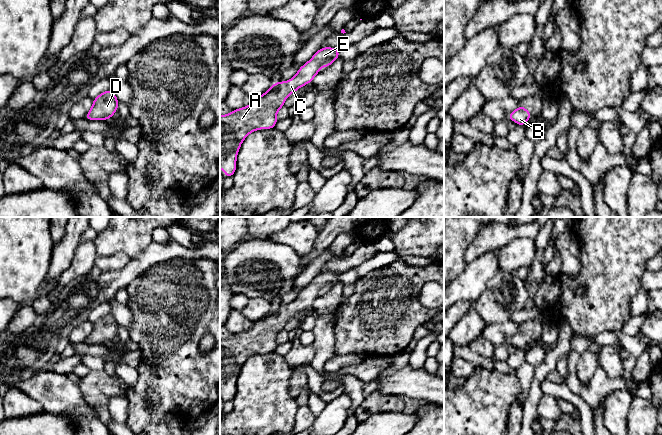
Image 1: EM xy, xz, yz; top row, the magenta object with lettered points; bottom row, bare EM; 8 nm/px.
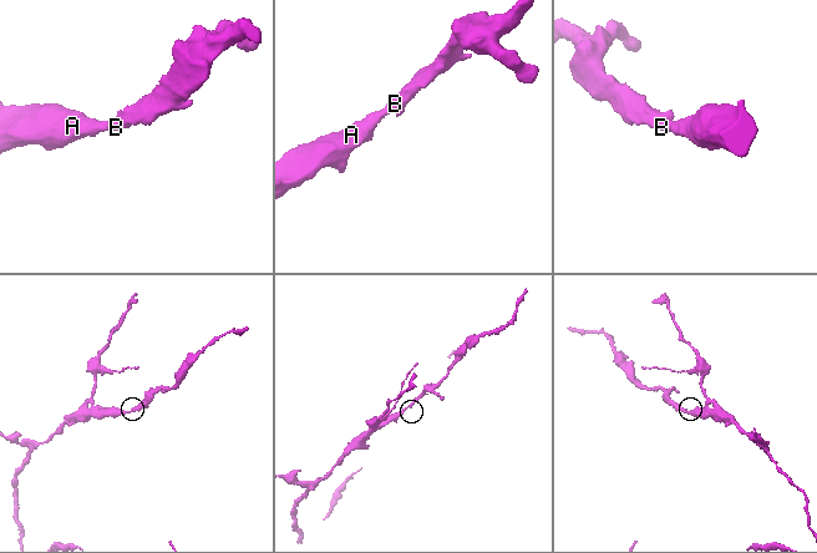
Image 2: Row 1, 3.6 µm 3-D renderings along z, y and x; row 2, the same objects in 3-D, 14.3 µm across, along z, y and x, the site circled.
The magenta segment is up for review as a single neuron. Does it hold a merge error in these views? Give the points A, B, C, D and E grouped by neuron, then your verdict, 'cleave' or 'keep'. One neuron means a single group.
A B C D E; keep

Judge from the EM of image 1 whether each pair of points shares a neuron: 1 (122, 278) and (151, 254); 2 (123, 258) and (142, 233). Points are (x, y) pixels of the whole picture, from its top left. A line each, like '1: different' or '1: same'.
1: same
2: different

